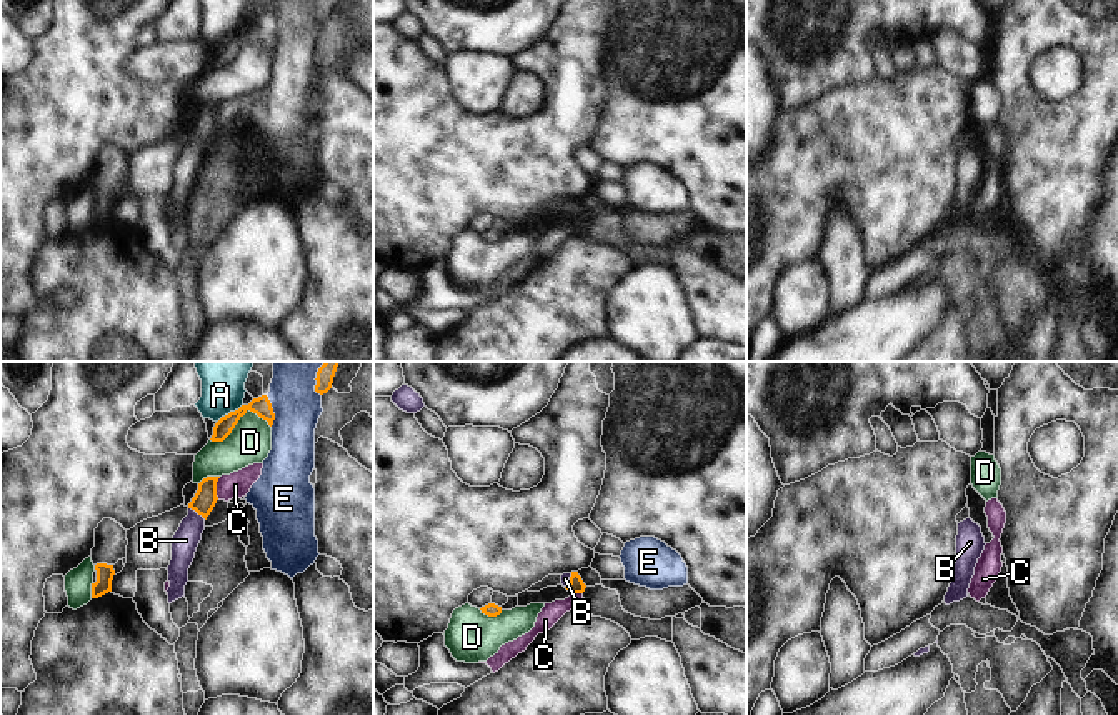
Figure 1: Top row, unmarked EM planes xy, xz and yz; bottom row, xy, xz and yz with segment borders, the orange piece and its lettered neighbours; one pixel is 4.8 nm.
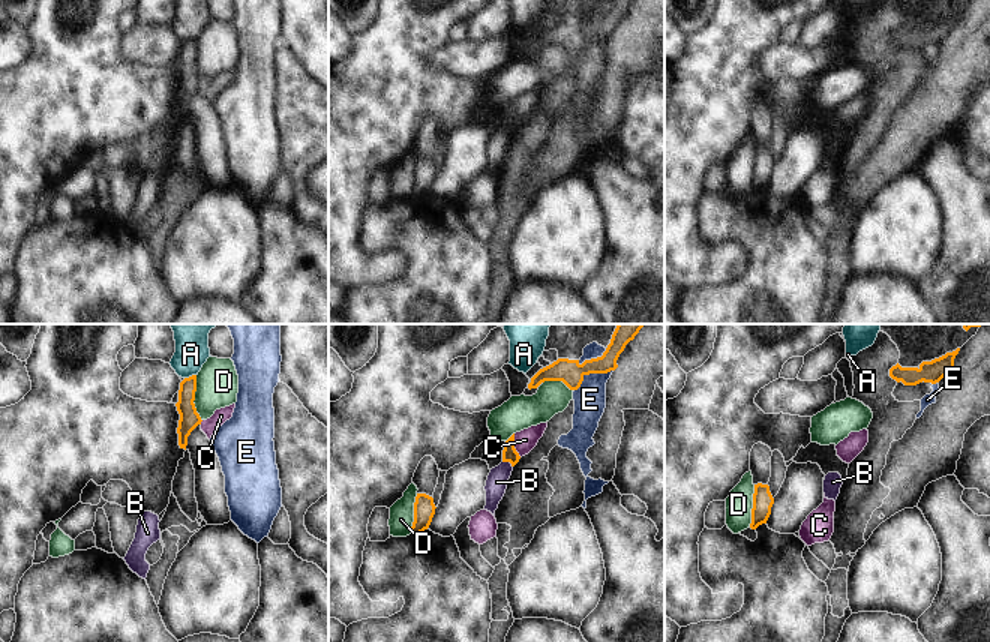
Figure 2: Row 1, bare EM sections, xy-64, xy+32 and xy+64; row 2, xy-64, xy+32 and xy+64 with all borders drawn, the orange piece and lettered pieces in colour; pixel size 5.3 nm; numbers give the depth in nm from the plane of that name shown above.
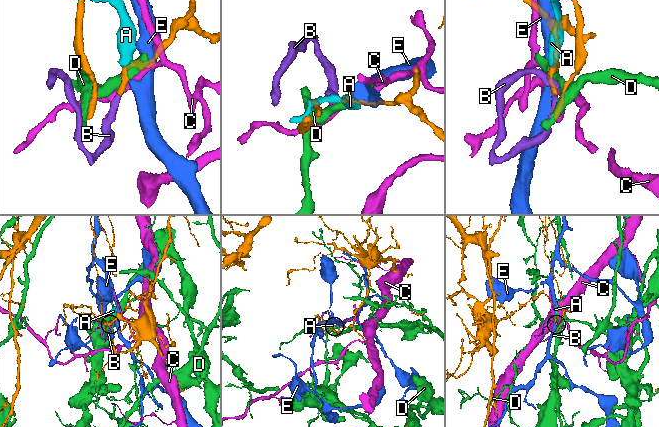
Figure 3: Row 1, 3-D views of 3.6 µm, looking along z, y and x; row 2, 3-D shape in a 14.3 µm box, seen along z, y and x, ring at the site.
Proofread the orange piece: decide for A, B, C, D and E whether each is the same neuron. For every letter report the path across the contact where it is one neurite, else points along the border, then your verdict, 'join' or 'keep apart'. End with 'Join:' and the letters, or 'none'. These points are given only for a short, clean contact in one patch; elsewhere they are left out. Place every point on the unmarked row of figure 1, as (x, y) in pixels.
A: border xy (242, 30), (217, 49); keep apart
B: way xy (205, 124), (197, 139), (185, 167); join
C: border xy (220, 104), (217, 109), (217, 125); keep apart
D: border xy (270, 52), (249, 37), (222, 67), (210, 67); keep apart
E: border xy (267, 24), (274, 40), (272, 52); keep apart
Join: B

